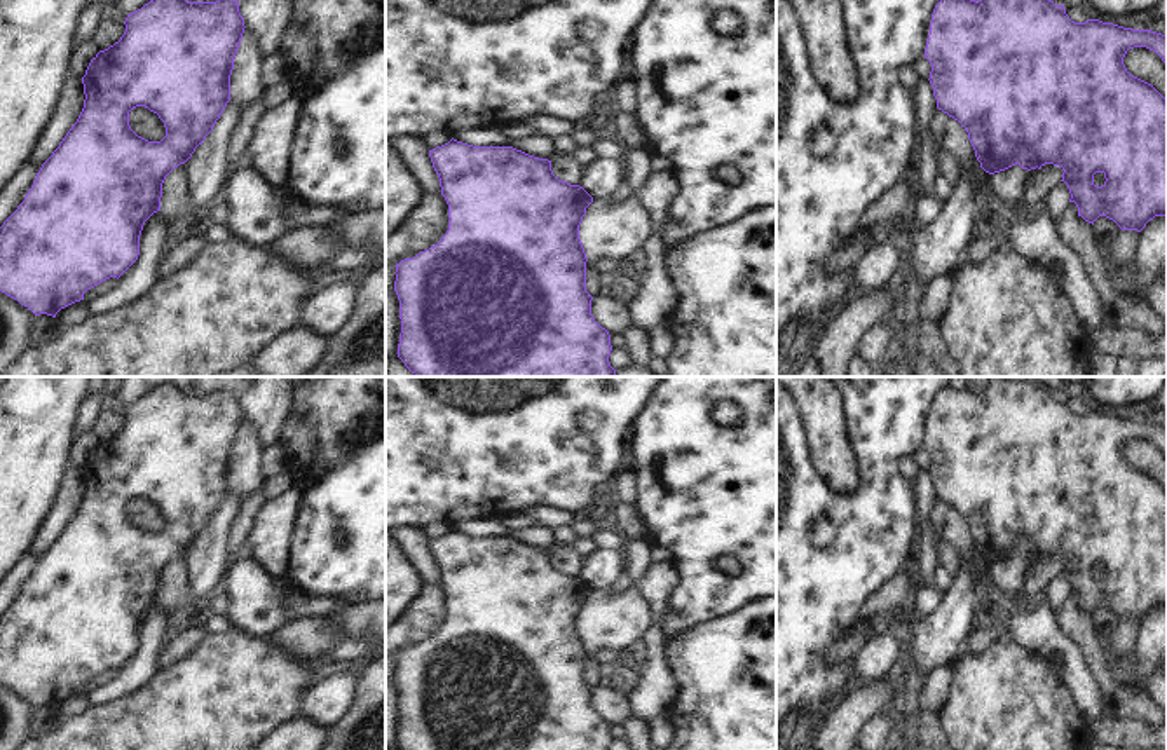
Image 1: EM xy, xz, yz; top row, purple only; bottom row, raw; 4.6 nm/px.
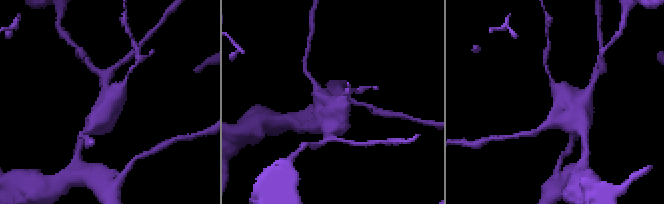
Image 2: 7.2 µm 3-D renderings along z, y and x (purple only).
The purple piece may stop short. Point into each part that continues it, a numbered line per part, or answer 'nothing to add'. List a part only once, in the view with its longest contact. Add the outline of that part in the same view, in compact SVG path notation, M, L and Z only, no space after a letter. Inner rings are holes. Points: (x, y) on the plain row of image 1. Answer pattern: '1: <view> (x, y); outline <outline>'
nothing to add

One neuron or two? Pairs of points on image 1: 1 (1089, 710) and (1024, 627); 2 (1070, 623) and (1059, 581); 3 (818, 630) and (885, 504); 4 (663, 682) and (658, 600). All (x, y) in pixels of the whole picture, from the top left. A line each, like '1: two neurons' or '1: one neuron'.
1: one neuron
2: two neurons
3: one neuron
4: one neuron

